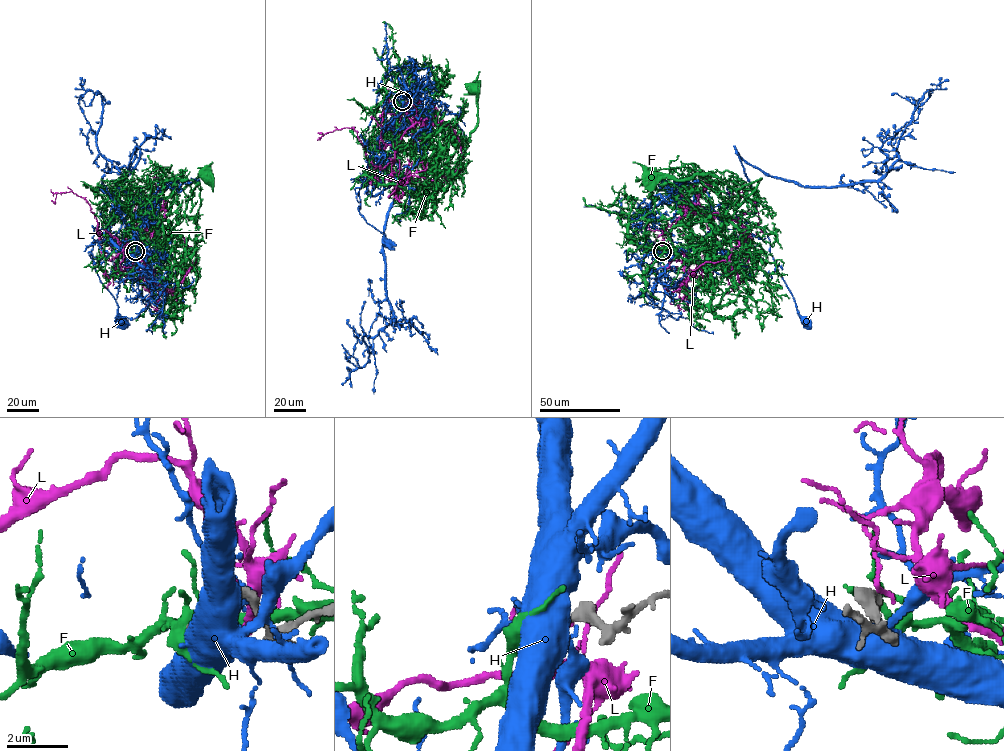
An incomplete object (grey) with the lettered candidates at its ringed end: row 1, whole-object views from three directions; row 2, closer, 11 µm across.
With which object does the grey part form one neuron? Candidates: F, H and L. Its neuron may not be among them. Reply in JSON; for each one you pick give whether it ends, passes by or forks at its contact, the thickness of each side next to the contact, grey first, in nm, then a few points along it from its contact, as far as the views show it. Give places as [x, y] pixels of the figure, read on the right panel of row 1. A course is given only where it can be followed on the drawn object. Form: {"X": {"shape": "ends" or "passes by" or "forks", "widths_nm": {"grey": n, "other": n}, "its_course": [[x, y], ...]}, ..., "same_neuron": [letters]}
{"same_neuron": []}

